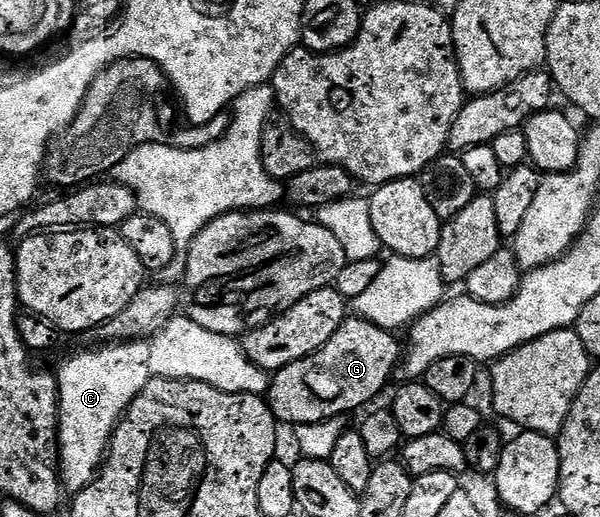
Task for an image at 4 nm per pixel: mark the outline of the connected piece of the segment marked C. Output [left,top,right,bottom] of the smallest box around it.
[60,341,150,493]

